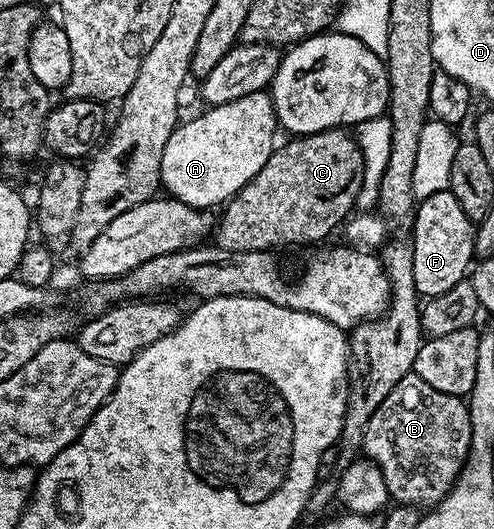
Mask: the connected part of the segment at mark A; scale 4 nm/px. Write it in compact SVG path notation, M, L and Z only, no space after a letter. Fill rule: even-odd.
M268 91L247 94L229 103L208 107L205 113L178 125L166 141L161 158L160 185L170 197L199 209L221 206L245 186L265 166L276 149L275 132L279 130L275 105Z

